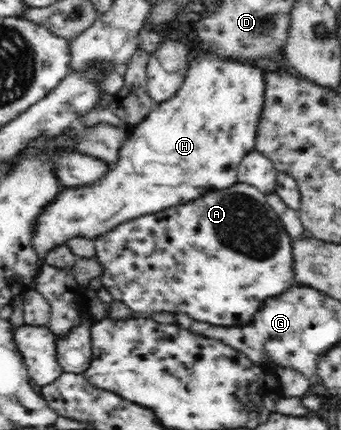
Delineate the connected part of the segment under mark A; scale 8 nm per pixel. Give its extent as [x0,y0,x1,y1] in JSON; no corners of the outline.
[93,182,296,327]

